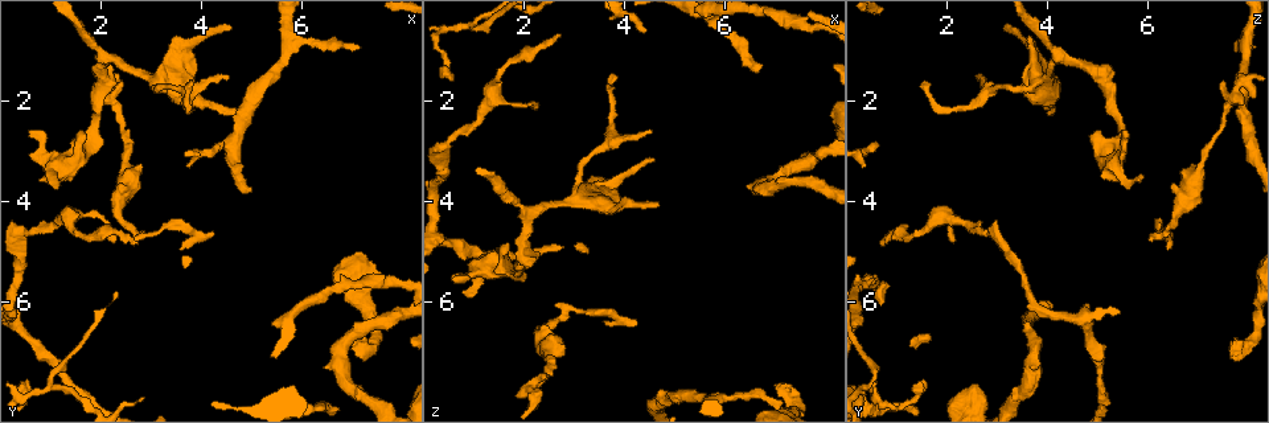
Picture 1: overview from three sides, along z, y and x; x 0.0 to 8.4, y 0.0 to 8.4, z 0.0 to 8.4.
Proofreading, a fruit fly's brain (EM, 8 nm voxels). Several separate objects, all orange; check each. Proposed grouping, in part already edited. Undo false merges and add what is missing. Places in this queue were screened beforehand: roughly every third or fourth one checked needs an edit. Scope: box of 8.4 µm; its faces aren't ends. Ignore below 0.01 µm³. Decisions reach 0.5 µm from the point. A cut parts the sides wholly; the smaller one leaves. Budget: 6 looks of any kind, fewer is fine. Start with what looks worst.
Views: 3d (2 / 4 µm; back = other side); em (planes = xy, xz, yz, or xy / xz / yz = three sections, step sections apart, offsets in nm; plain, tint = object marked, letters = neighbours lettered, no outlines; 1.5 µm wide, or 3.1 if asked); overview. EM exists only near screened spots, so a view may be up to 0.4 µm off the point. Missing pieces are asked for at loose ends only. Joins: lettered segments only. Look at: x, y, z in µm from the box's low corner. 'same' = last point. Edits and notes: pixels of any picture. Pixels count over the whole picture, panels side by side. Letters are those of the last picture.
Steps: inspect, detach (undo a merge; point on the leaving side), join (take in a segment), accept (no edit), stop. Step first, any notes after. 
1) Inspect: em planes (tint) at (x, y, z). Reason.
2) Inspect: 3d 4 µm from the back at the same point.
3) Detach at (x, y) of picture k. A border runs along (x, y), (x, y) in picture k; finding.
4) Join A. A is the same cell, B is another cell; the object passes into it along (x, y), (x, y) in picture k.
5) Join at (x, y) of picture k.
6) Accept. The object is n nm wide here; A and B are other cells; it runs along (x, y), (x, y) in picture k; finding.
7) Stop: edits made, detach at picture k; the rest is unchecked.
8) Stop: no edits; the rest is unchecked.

Inspect: 3d 2 µm at (7.00, 7.05, 7.60).

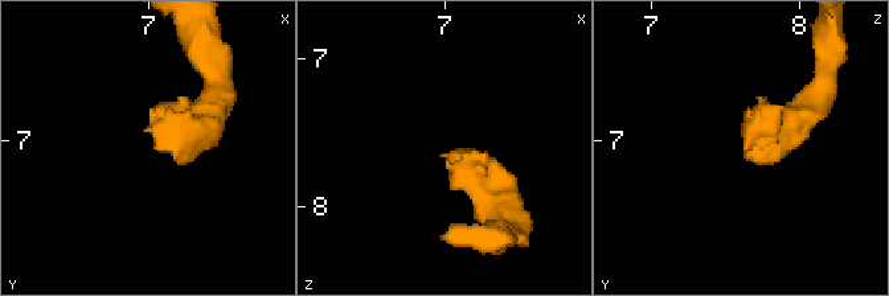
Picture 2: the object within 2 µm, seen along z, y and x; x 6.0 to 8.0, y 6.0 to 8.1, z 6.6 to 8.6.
Inspect: em xz step 4 (letters) at (7.02, 6.98, 7.66). Shape alone is not enough.

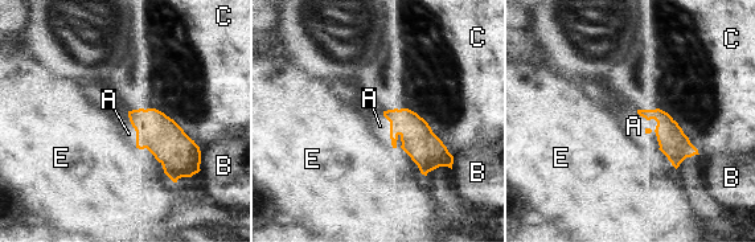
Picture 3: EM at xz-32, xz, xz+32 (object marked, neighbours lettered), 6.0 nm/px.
Inspect: em planes (letters) at the same point.

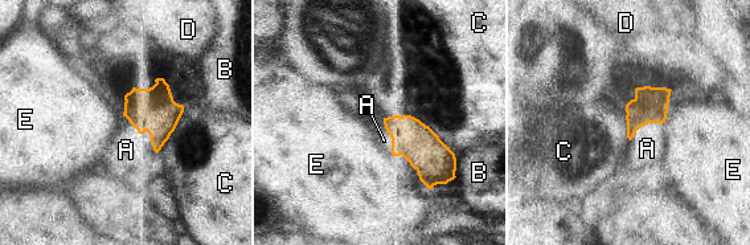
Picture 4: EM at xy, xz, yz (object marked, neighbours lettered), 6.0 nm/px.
Join A. A is the same cell, B, C, D and E are other cells; the neuron continues.

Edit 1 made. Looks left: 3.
Inspect: em yz step 8 (letters) at (4.30, 4.65, 6.50). Long arm stops here.

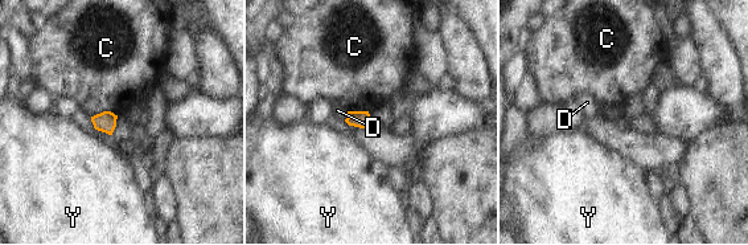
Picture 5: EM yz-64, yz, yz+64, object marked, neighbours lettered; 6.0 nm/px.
Accept. The object is 100 nm wide here; C, D and Y are other cells; a border runs along (116, 114), (101, 111), (91, 117) in picture 5; none of them fits.

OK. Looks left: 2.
Stop: edits made, join at picture 4; the rest is unchecked.

